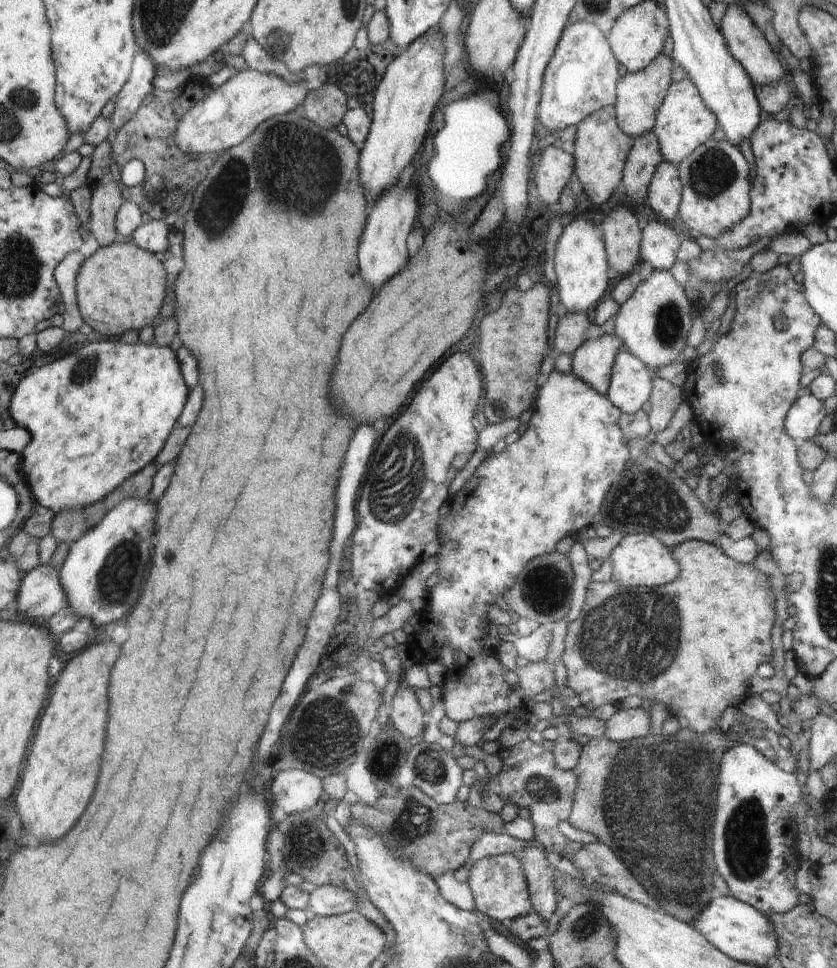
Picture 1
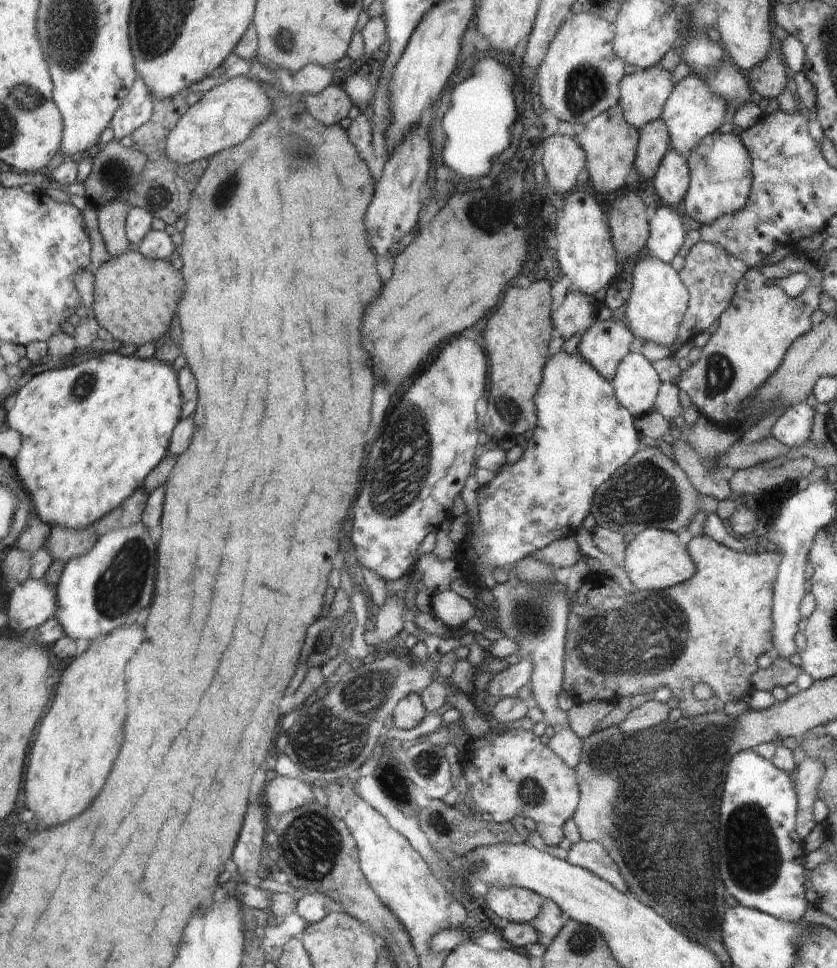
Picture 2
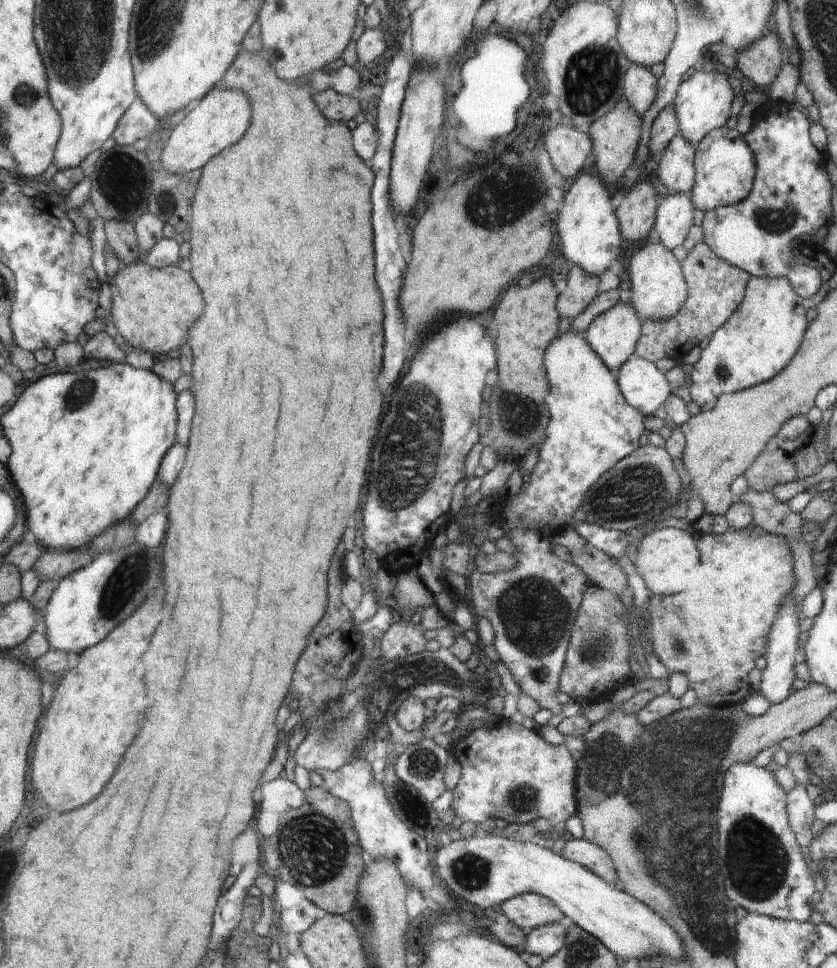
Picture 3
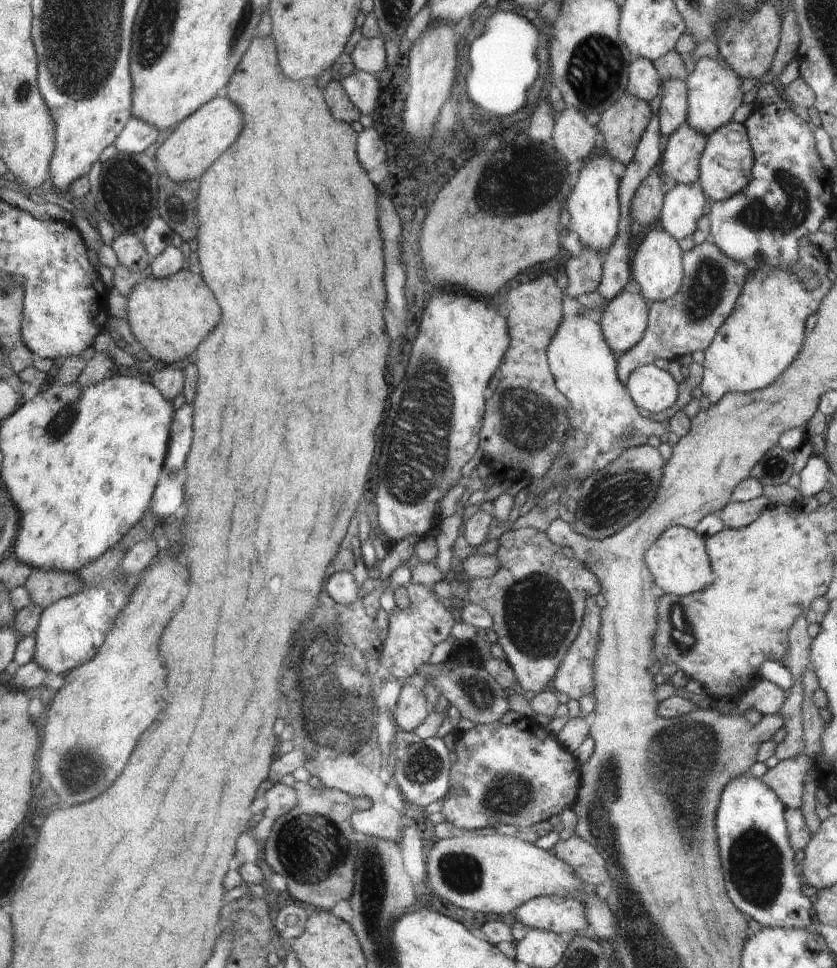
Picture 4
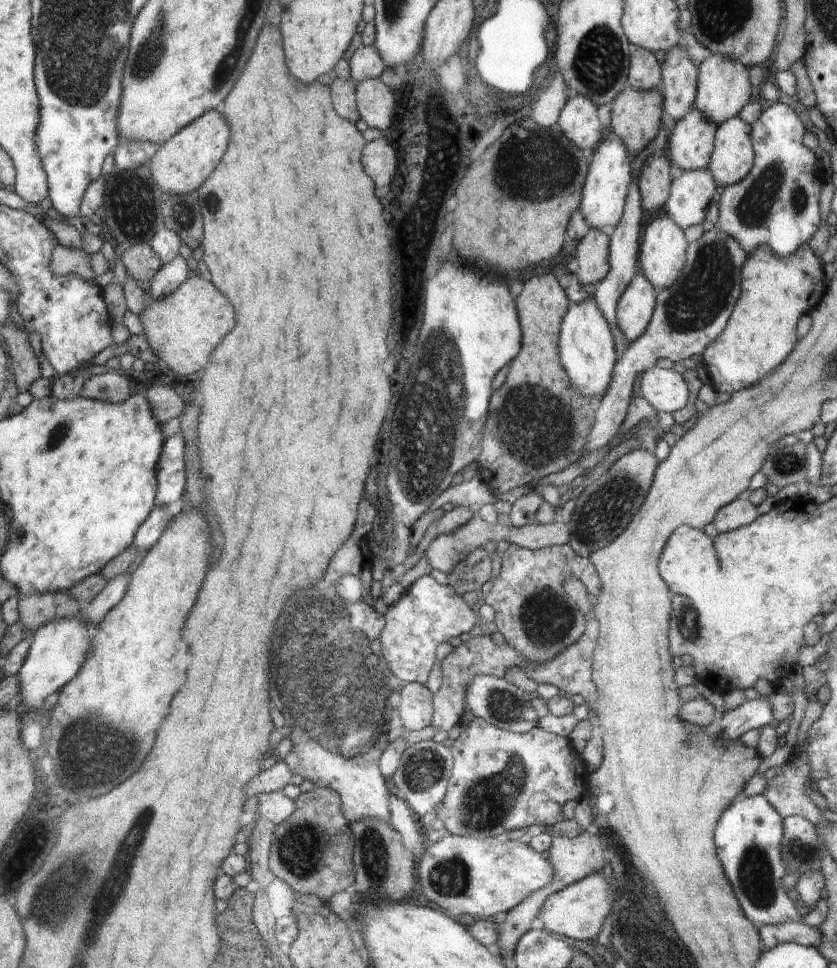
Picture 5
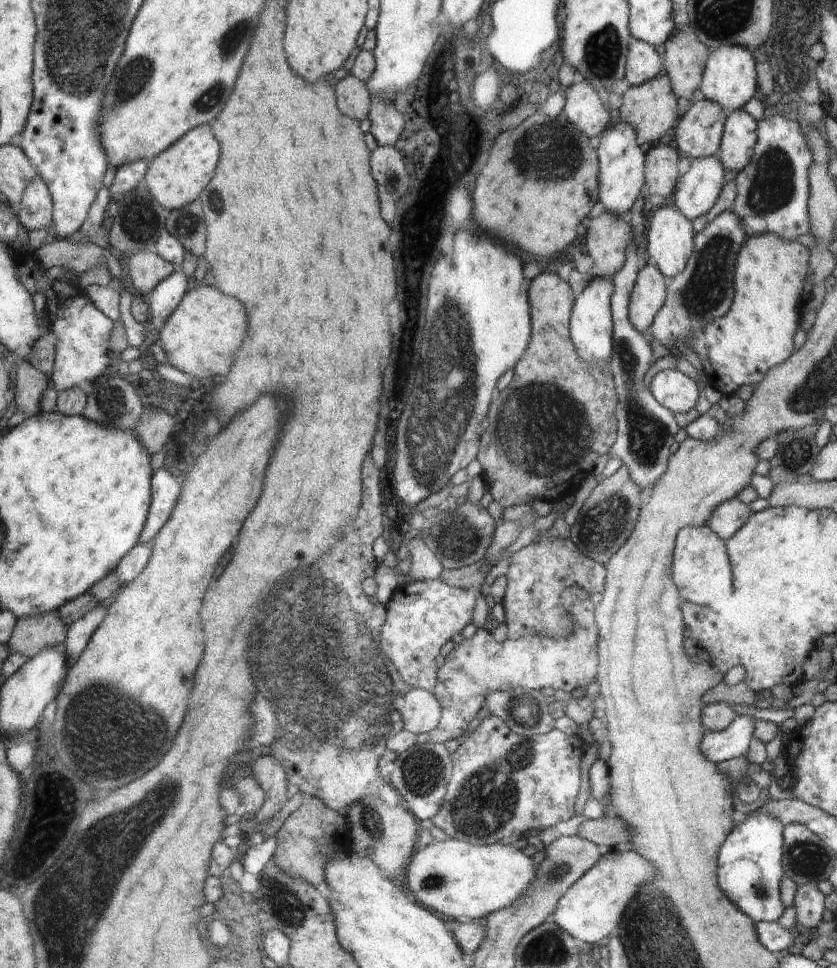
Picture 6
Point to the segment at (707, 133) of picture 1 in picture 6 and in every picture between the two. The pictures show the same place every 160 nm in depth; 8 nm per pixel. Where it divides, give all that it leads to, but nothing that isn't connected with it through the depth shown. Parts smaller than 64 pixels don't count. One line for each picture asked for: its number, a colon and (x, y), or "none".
2: (692, 112)
3: (703, 102)
4: (716, 91)
5: (723, 85)
6: (729, 79)

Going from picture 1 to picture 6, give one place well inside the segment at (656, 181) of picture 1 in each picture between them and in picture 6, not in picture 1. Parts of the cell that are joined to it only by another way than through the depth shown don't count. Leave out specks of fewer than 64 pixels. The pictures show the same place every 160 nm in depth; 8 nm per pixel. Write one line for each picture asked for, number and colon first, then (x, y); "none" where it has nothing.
2: (672, 180)
3: (676, 170)
4: (681, 159)
5: (690, 145)
6: (699, 132)

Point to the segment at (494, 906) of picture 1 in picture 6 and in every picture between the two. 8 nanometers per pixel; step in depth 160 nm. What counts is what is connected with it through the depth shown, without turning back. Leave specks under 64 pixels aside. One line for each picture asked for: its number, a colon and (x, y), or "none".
2: (518, 904)
3: (531, 910)
4: (565, 916)
5: (579, 910)
6: (592, 907)

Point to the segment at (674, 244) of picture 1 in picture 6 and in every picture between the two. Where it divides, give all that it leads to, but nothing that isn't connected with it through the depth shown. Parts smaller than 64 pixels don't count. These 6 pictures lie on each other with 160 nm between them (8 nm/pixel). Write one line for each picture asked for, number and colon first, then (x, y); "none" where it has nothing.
2: (667, 237)
3: (675, 218)
4: (684, 205)
5: (691, 193)
6: (699, 189)

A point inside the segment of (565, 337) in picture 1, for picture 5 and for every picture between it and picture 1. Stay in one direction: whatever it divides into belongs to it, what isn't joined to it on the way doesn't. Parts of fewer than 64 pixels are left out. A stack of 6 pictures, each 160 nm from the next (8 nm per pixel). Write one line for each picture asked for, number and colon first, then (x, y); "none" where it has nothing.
2: (576, 314)
3: (582, 288)
4: (585, 271)
5: (593, 250)

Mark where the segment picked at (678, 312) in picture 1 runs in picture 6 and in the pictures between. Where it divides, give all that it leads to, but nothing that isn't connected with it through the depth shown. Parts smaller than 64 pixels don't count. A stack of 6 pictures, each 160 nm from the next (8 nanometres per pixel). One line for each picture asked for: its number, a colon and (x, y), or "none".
2: (659, 299)
3: (659, 289)
4: (657, 266)
5: (664, 252)
6: (671, 240)

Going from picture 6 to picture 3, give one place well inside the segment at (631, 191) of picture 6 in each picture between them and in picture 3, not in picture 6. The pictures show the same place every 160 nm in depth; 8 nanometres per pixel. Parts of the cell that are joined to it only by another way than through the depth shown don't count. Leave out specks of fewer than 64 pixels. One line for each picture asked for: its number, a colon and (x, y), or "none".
3: (587, 224)
4: (593, 204)
5: (609, 177)

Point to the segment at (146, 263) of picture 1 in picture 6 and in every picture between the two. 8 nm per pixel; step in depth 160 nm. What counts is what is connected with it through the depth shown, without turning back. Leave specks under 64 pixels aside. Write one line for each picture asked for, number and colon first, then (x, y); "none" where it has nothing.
2: (134, 297)
3: (152, 308)
4: (168, 317)
5: (183, 328)
6: (201, 337)

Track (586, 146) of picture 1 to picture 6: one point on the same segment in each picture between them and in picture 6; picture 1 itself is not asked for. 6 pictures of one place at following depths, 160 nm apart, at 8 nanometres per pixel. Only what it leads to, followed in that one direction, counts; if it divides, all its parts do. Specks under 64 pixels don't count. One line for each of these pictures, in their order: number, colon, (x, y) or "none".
2: (610, 141)
3: (616, 135)
4: (621, 126)
5: (634, 112)
6: (651, 108)

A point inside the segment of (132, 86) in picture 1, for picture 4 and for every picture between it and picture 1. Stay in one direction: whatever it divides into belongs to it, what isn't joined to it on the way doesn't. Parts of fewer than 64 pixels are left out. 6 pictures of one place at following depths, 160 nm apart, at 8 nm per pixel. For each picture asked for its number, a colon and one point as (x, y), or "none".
2: (137, 109)
3: (138, 122)
4: (137, 137)

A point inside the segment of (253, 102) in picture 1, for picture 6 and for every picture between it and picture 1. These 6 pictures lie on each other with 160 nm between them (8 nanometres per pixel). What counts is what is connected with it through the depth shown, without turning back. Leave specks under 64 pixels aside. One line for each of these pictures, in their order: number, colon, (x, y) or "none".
2: (223, 118)
3: (221, 118)
4: (196, 143)
5: (180, 166)
6: (175, 178)

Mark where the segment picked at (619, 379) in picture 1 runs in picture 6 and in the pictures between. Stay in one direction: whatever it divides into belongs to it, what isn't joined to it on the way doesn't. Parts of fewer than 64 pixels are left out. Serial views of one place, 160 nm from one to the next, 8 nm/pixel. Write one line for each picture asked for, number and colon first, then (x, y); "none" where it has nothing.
2: (637, 384)
3: (644, 386)
4: (654, 389)
5: (664, 389)
6: (679, 393)

